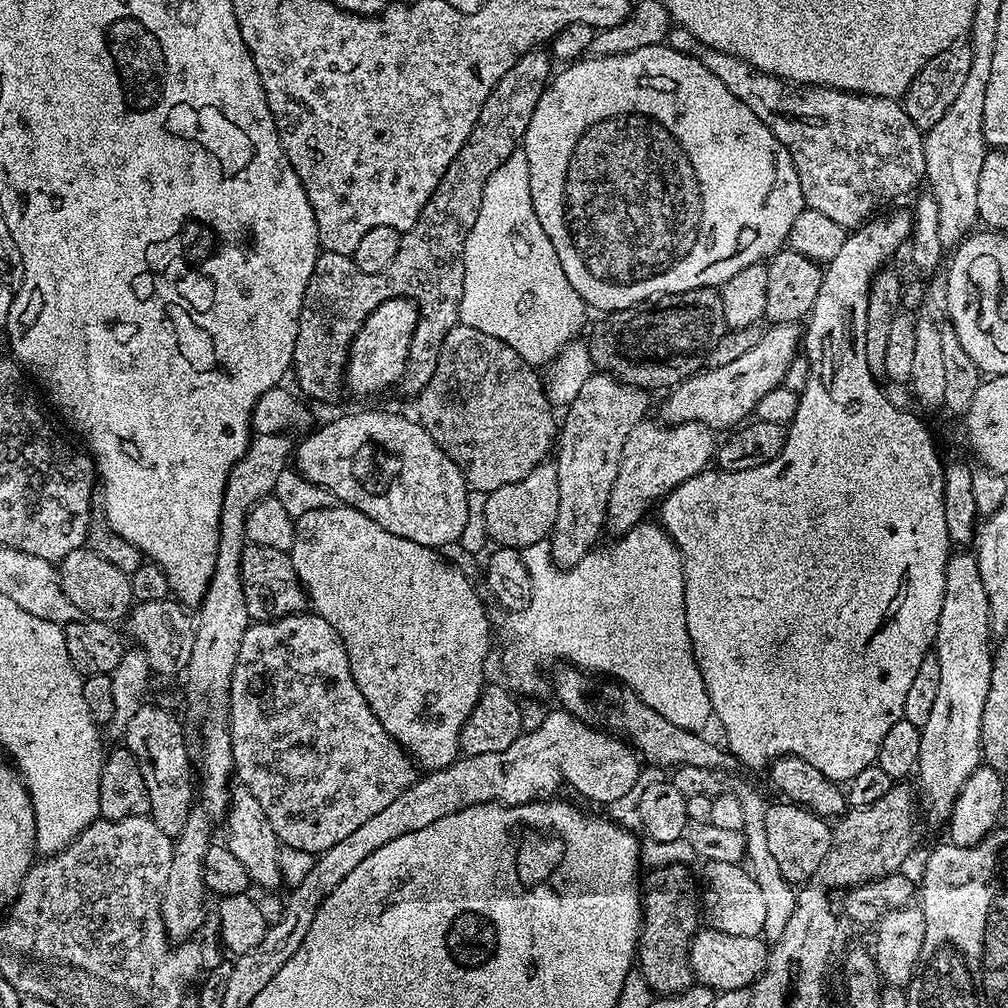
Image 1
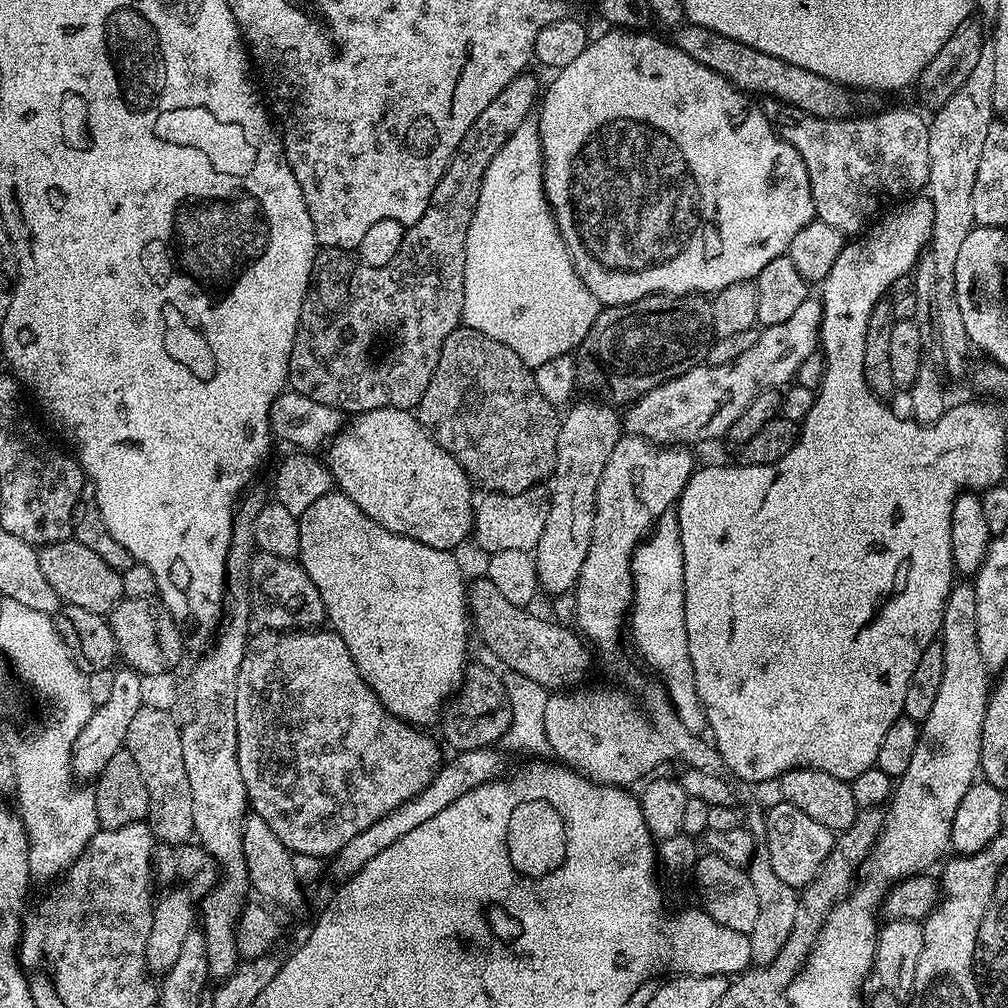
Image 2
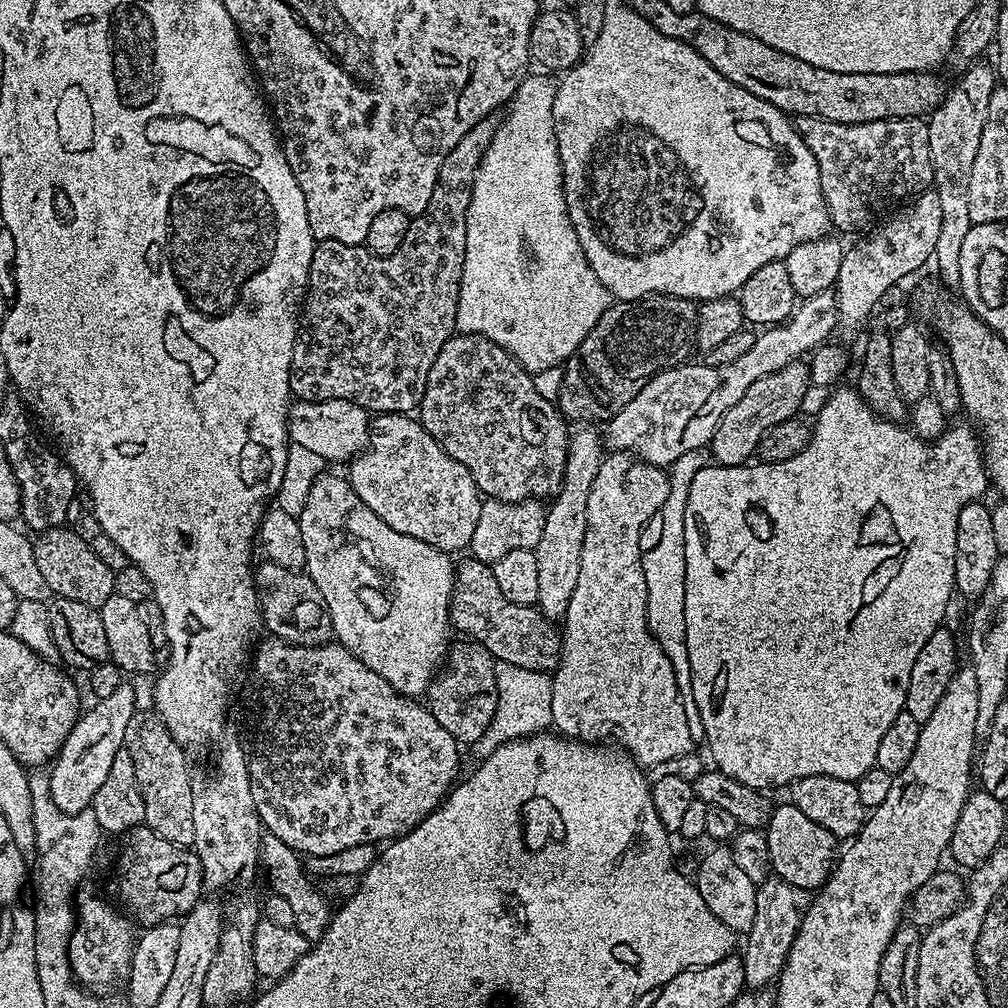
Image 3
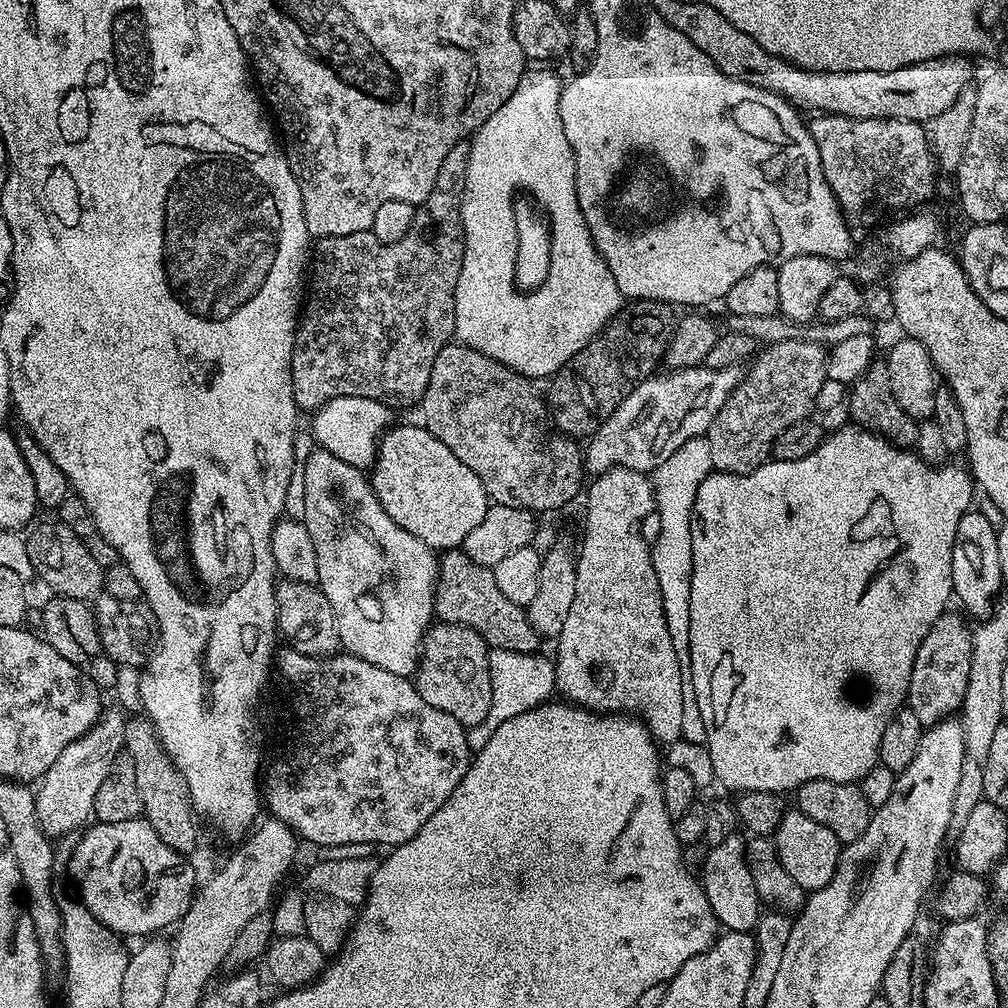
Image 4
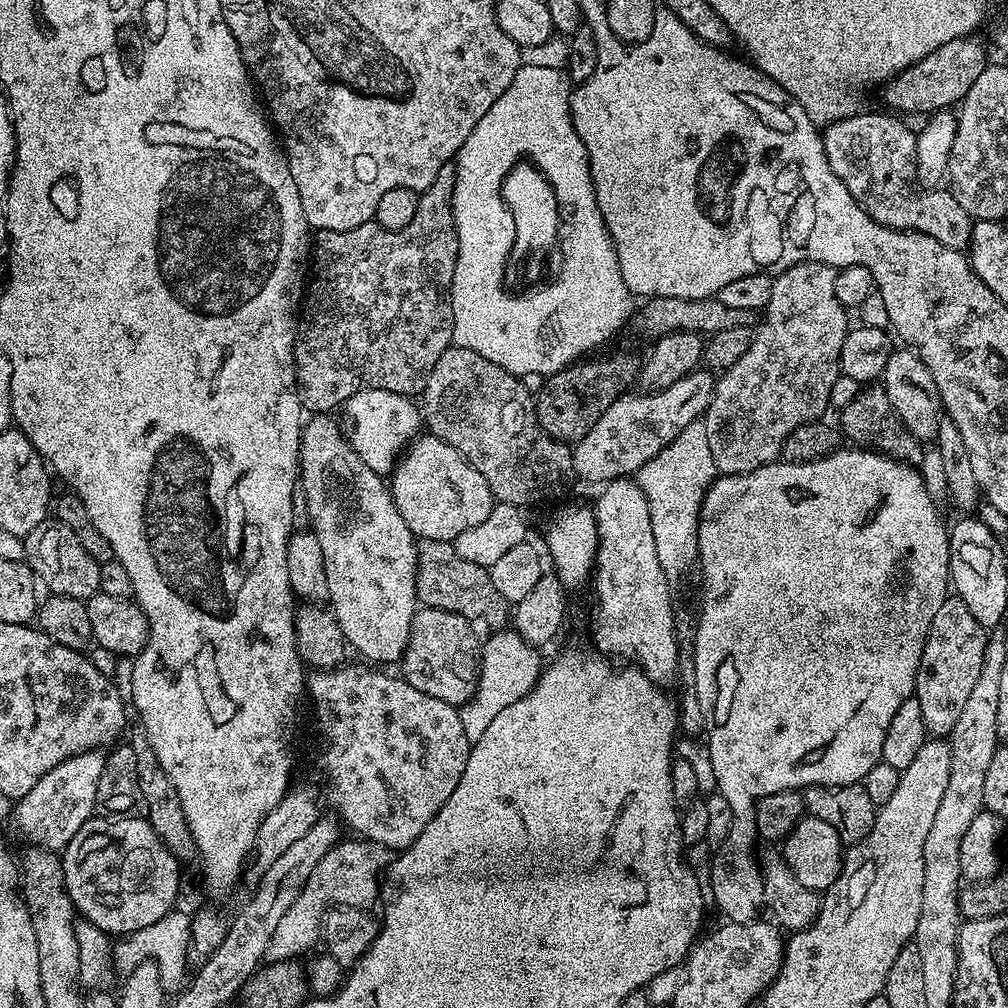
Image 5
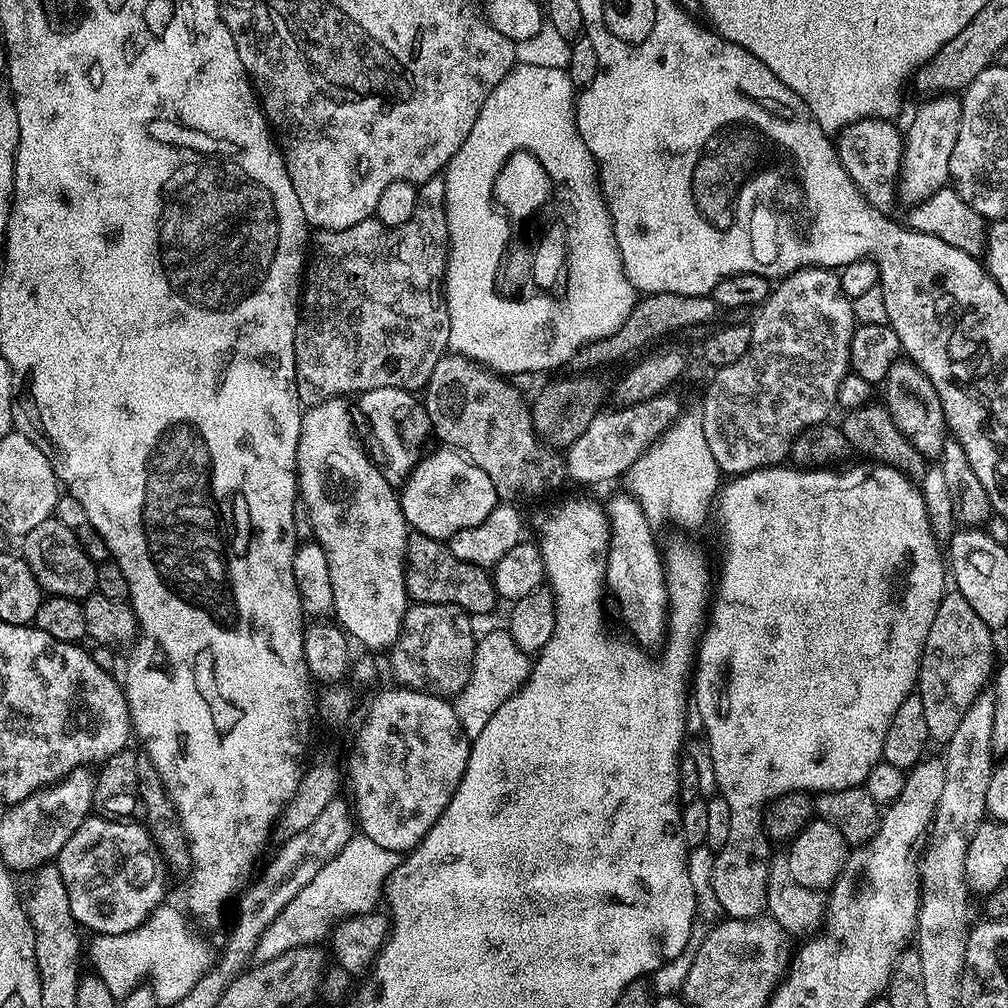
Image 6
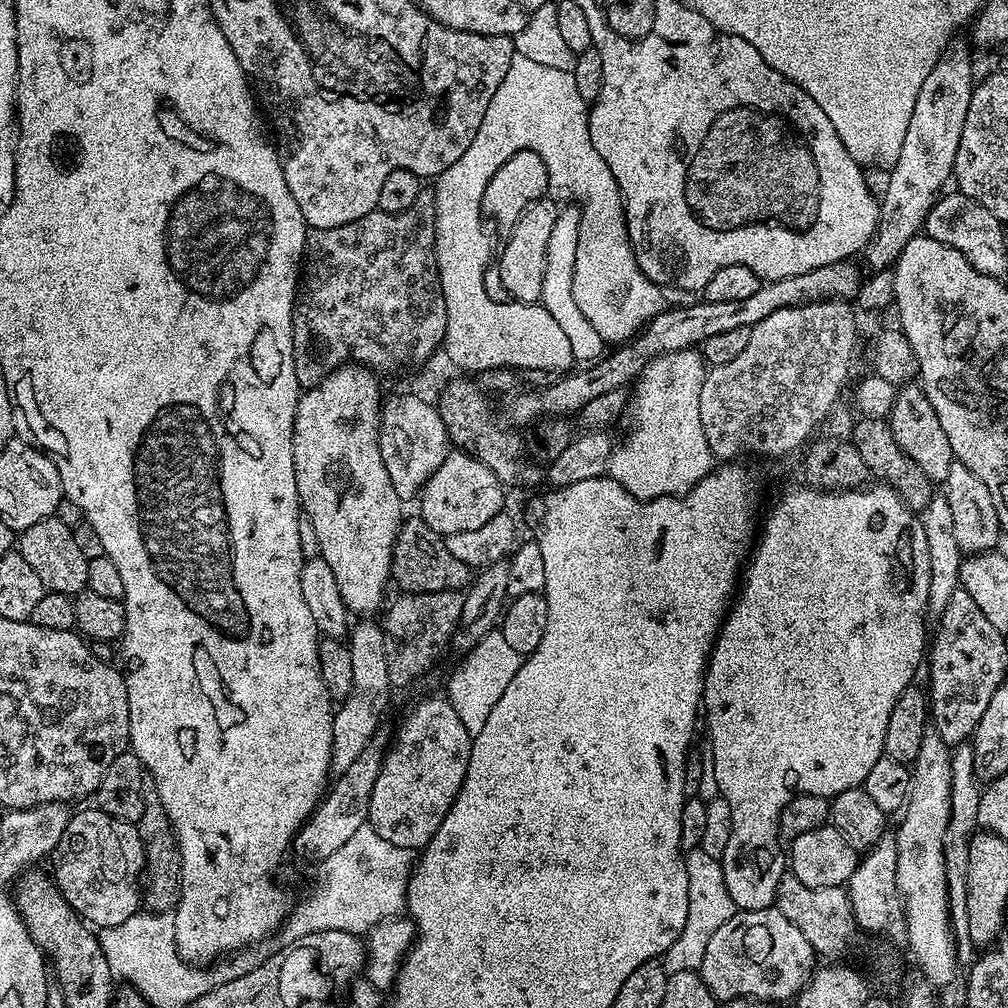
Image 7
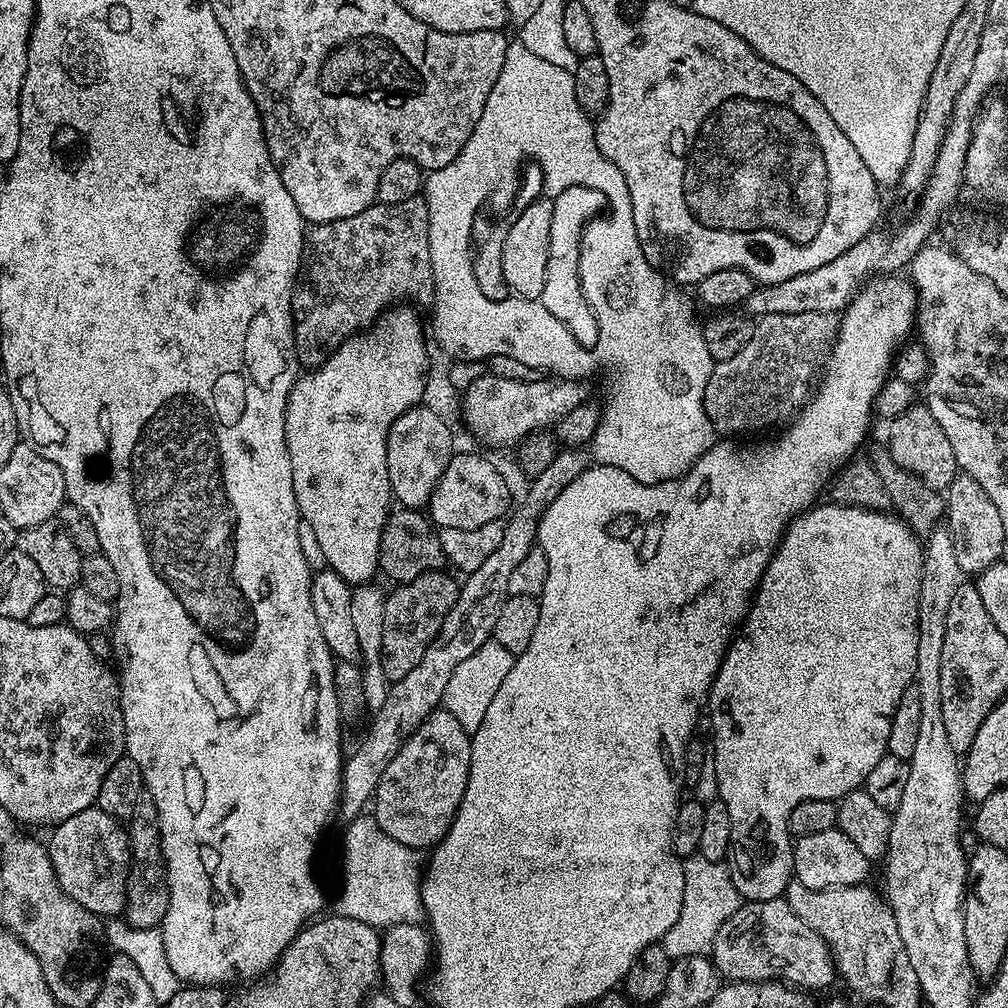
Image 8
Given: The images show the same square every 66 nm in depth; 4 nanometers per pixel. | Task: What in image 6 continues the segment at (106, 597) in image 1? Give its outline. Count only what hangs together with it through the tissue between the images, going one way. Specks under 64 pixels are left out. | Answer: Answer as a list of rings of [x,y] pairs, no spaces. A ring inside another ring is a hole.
[[[55,518],[42,522],[34,526],[34,530],[23,533],[22,540],[24,540],[22,549],[24,561],[30,566],[34,578],[47,595],[65,596],[82,602],[97,591],[97,565],[86,554],[86,550],[82,550],[74,533],[66,526],[62,526],[62,522],[58,522]]]

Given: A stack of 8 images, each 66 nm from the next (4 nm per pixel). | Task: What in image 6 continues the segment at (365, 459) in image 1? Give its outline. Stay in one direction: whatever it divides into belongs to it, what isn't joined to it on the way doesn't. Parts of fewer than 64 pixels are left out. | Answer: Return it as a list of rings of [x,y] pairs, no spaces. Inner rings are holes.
[[[447,446],[437,449],[433,456],[425,455],[417,464],[415,471],[404,481],[399,498],[412,532],[421,532],[429,538],[447,542],[451,536],[458,534],[458,530],[483,522],[486,514],[496,508],[498,497],[494,482],[490,482],[489,476],[478,470],[478,466]]]

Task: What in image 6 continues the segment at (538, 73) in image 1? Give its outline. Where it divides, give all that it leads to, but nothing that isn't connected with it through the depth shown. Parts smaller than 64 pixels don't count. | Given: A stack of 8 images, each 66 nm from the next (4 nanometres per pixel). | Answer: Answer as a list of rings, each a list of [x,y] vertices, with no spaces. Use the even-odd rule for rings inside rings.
[[[439,179],[428,180],[419,185],[418,202],[414,206],[414,214],[410,222],[402,222],[402,226],[386,228],[382,221],[369,218],[358,222],[358,226],[350,226],[346,230],[316,230],[310,236],[310,255],[306,260],[306,271],[302,277],[302,307],[300,323],[296,326],[294,338],[294,362],[296,363],[296,389],[301,405],[311,406],[324,400],[333,399],[337,394],[353,392],[359,394],[378,390],[379,388],[401,388],[416,394],[428,387],[430,374],[434,374],[434,366],[449,351],[450,314],[448,304],[444,300],[444,267],[448,264],[448,223],[444,209],[446,186]]]

